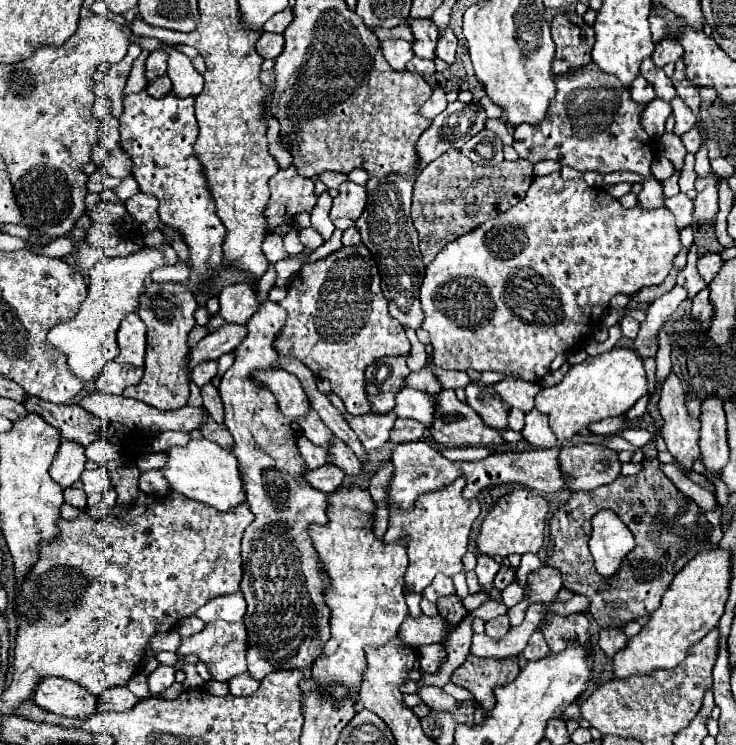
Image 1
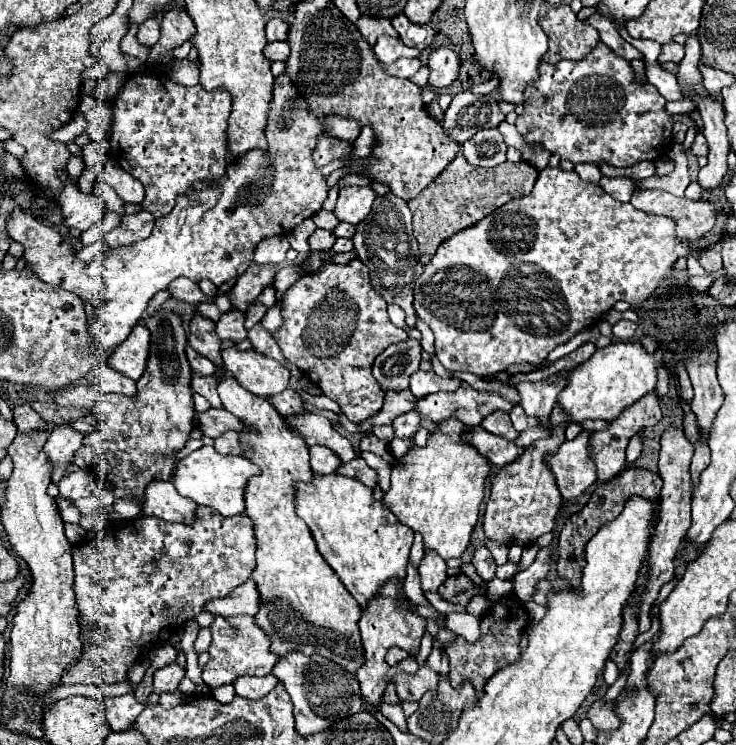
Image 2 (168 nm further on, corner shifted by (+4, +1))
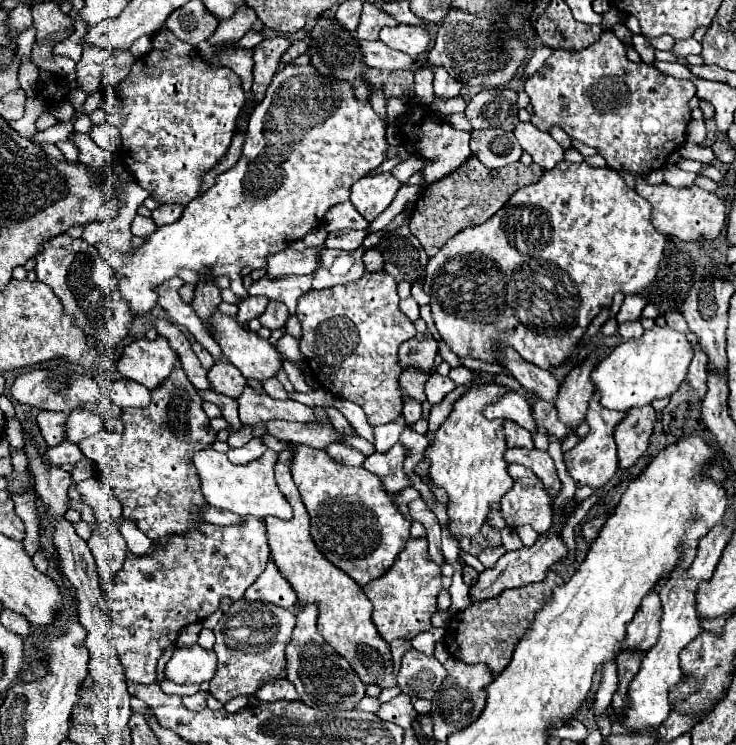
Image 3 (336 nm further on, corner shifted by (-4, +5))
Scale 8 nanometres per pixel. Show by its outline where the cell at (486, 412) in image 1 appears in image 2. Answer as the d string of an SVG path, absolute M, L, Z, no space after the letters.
M495 410L489 416L485 416L483 422L481 422L481 428L485 428L487 432L491 432L495 436L505 438L505 440L515 440L517 438L517 430L513 428L509 414L499 412L499 410Z

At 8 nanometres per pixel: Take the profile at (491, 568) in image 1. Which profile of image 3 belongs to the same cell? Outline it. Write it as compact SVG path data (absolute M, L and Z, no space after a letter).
M499 546L499 548L485 548L477 558L479 558L479 562L481 562L483 566L491 568L491 566L495 566L495 562L497 562L505 552L507 552L507 550L505 550L503 546Z

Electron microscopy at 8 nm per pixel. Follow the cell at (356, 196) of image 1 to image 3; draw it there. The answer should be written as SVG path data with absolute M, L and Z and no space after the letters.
M371 174L353 184L351 204L367 222L373 222L393 202L399 188L401 184L393 174Z

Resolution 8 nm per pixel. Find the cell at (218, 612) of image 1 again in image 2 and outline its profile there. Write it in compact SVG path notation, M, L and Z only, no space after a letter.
M247 580L225 598L215 598L213 602L207 602L203 612L209 612L213 616L225 616L225 618L233 618L241 614L255 616L257 606L259 606L259 592L255 588L255 582Z

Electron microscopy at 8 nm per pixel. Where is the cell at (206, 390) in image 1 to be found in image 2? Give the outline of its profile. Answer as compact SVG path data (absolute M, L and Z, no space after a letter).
M193 376L191 380L191 388L193 392L201 394L205 400L209 400L209 404L213 408L221 408L221 400L219 400L219 394L217 394L217 378L215 376Z

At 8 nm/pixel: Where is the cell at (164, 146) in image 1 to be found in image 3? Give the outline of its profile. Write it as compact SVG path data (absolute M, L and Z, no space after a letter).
M167 26L153 34L151 44L153 48L133 64L129 76L115 90L105 88L101 106L107 122L115 124L121 132L121 160L127 170L133 170L137 184L149 190L161 204L189 204L199 196L203 176L227 154L237 116L245 104L245 90L233 70L205 62L195 46L177 40Z

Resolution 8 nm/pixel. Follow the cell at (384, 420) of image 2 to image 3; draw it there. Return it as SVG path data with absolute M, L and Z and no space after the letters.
M403 370L403 374L399 376L403 396L425 402L425 382L427 382L427 378L429 378L429 374L421 374L421 370Z

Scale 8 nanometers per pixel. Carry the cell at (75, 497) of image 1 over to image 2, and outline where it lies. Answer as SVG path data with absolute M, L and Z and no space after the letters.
M57 496L57 506L61 506L61 516L65 522L79 522L81 518L81 512L75 508L75 504L69 500L69 498L61 498Z

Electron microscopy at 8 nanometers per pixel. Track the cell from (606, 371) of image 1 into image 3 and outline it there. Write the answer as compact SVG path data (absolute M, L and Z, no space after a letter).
M653 326L651 330L645 330L639 340L619 344L595 366L591 378L605 408L627 412L633 406L651 404L655 398L673 396L687 378L691 358L693 348L683 332L677 332L669 326Z

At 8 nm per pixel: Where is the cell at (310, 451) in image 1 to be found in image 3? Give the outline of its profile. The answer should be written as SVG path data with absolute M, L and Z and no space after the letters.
M341 442L333 444L333 446L327 446L327 452L329 456L335 460L335 462L341 462L345 466L361 466L365 462L365 454L361 454L359 450L351 448L351 446L345 446Z

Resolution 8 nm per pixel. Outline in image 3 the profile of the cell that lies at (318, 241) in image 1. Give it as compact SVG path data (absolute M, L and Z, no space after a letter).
M337 230L327 236L327 248L341 248L341 250L357 250L367 236L367 230Z

